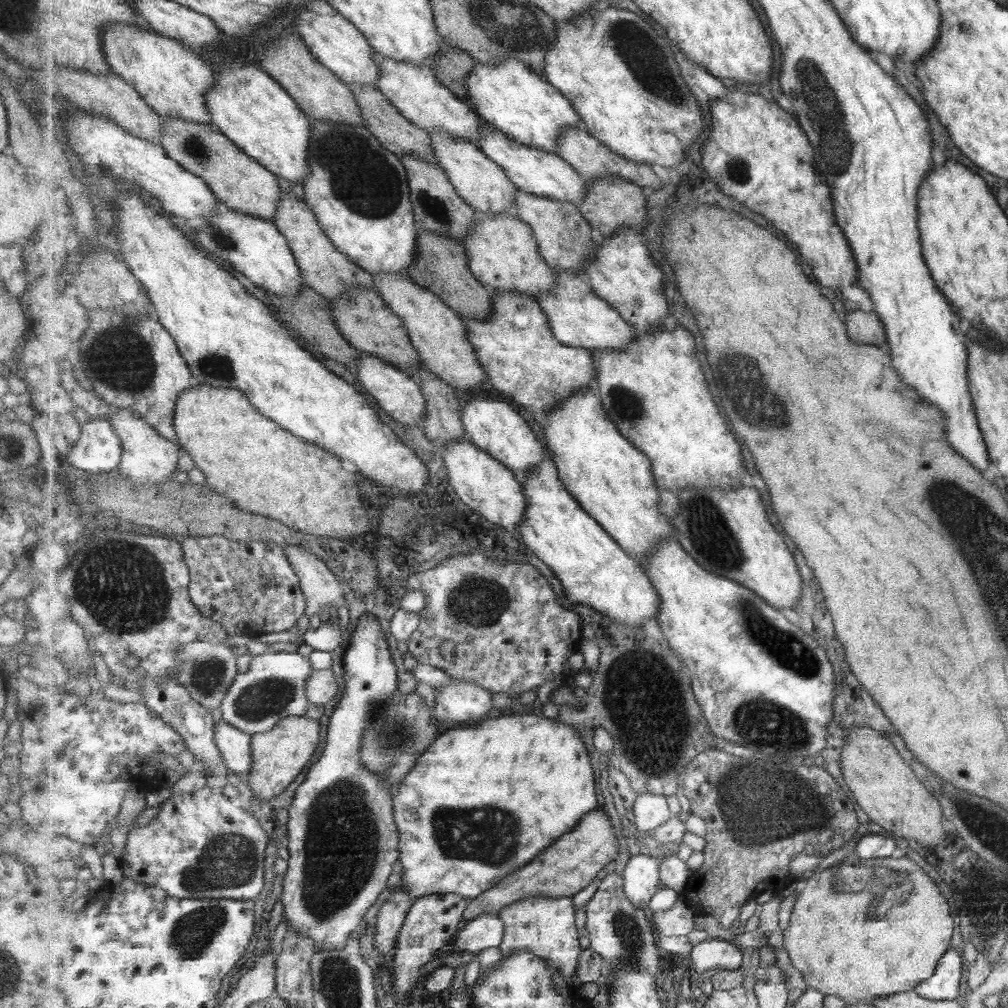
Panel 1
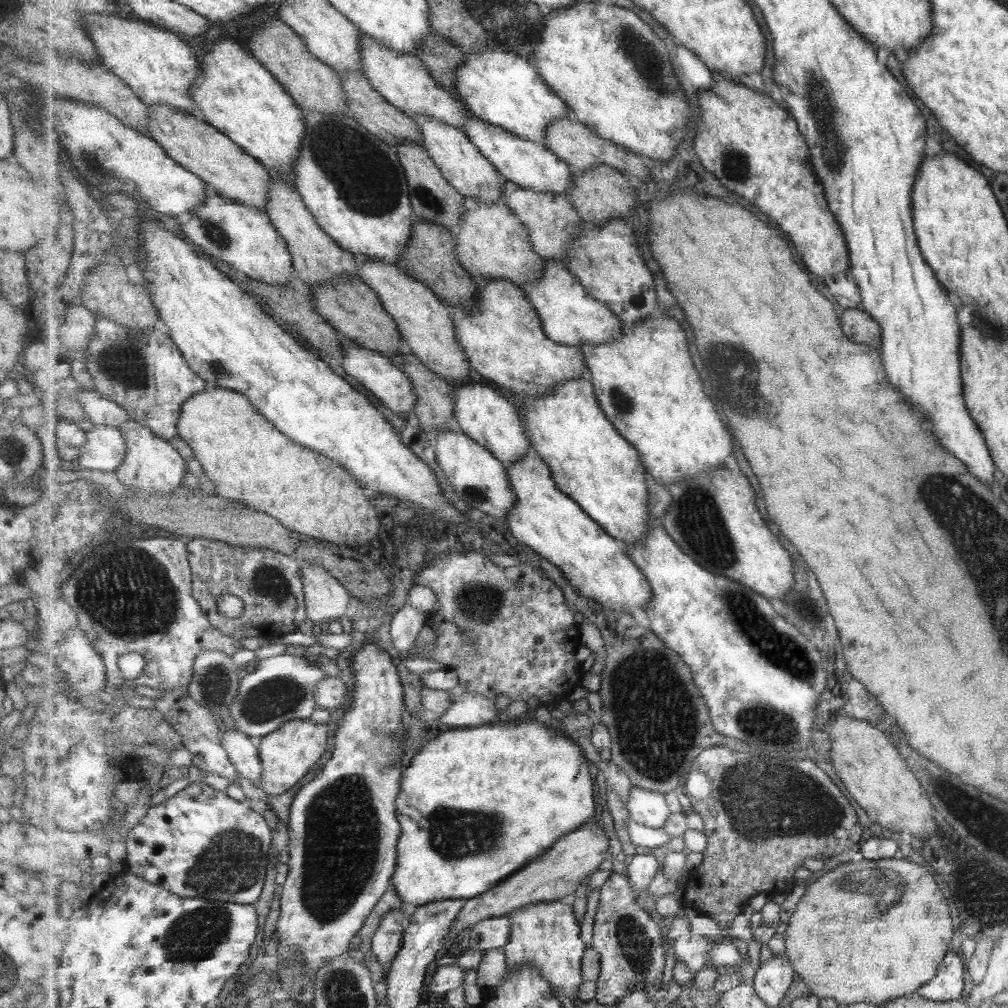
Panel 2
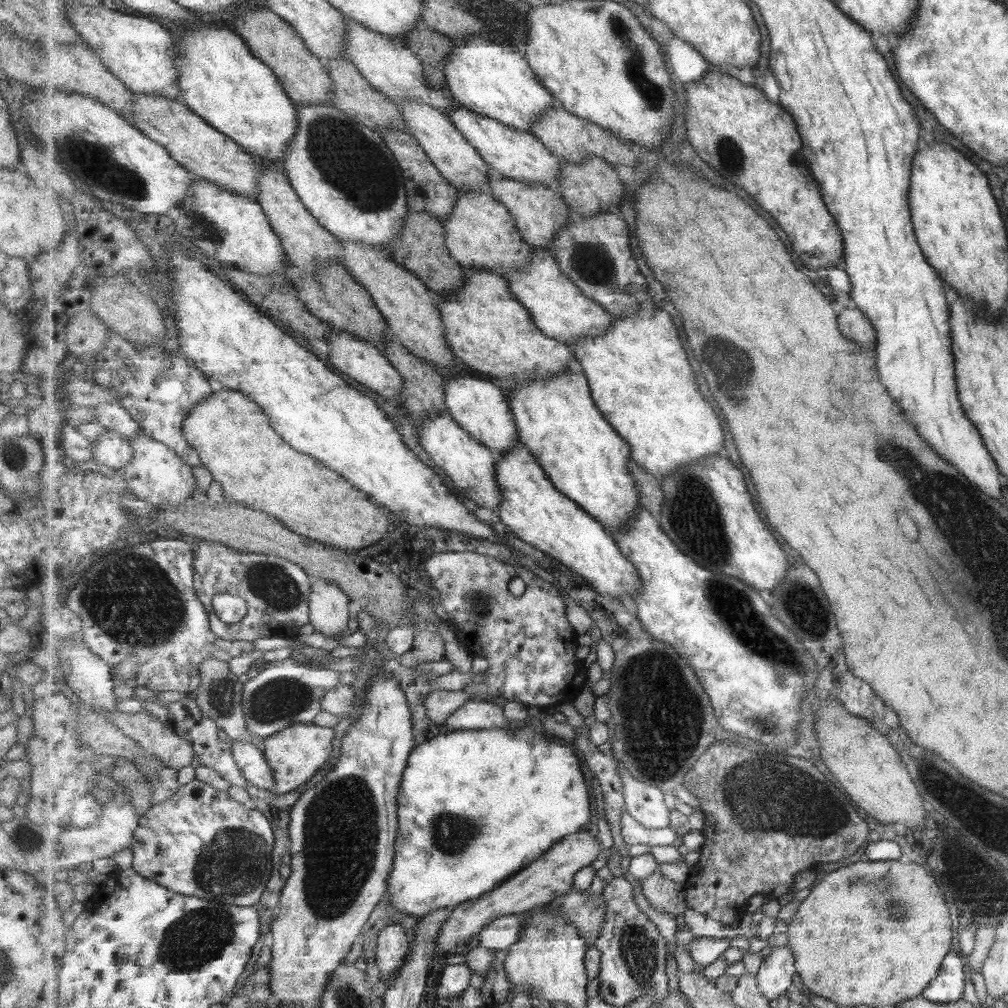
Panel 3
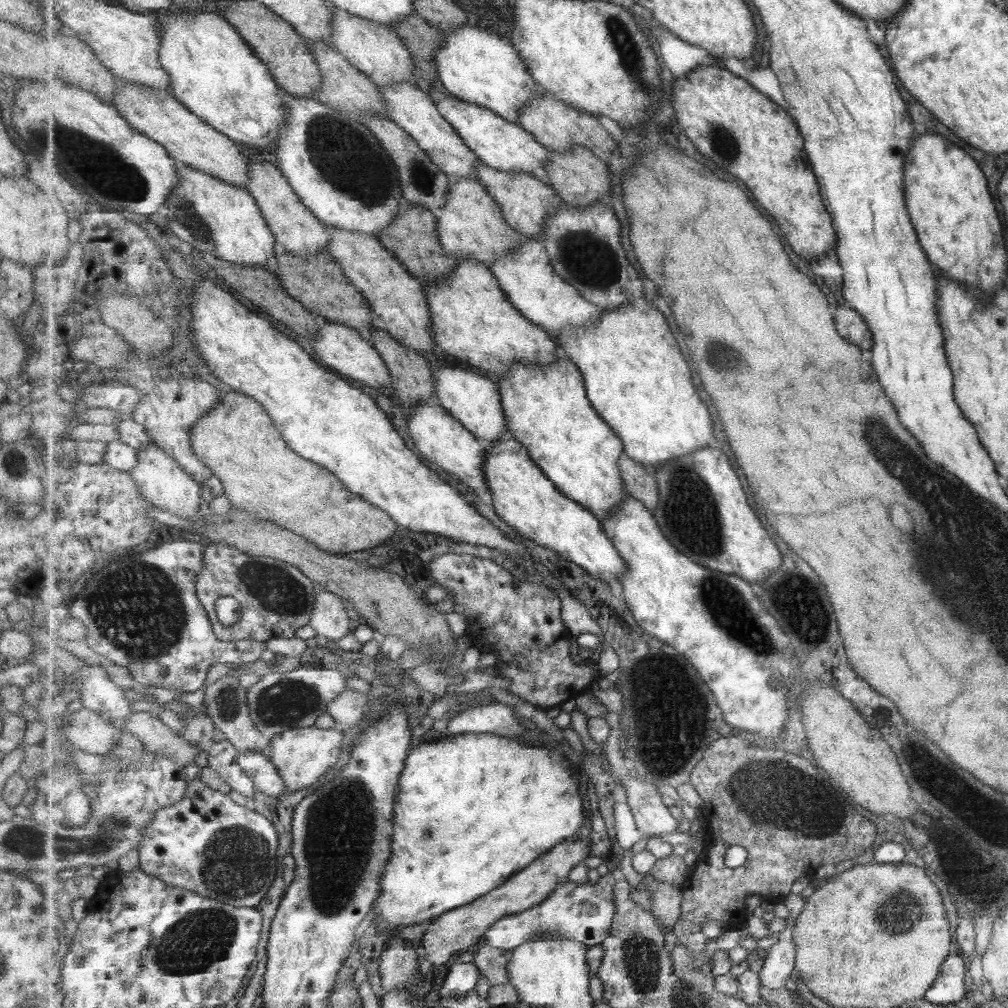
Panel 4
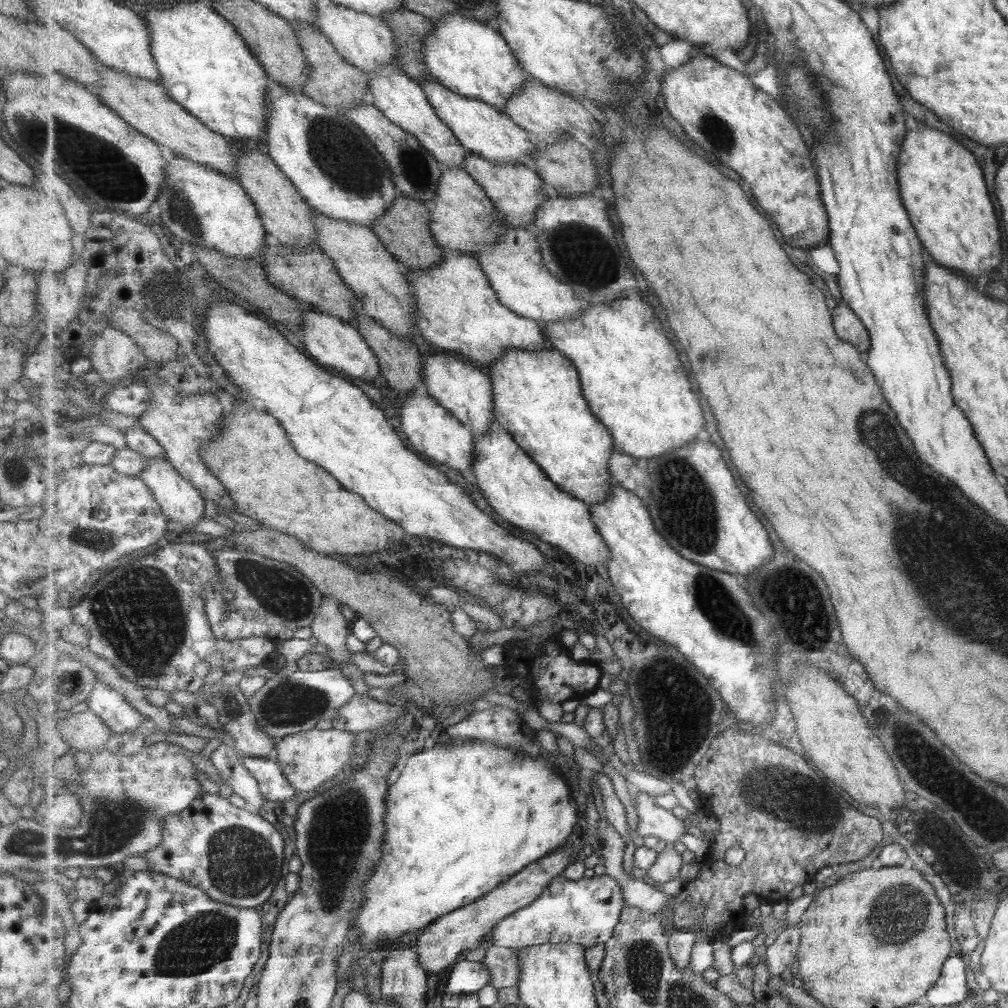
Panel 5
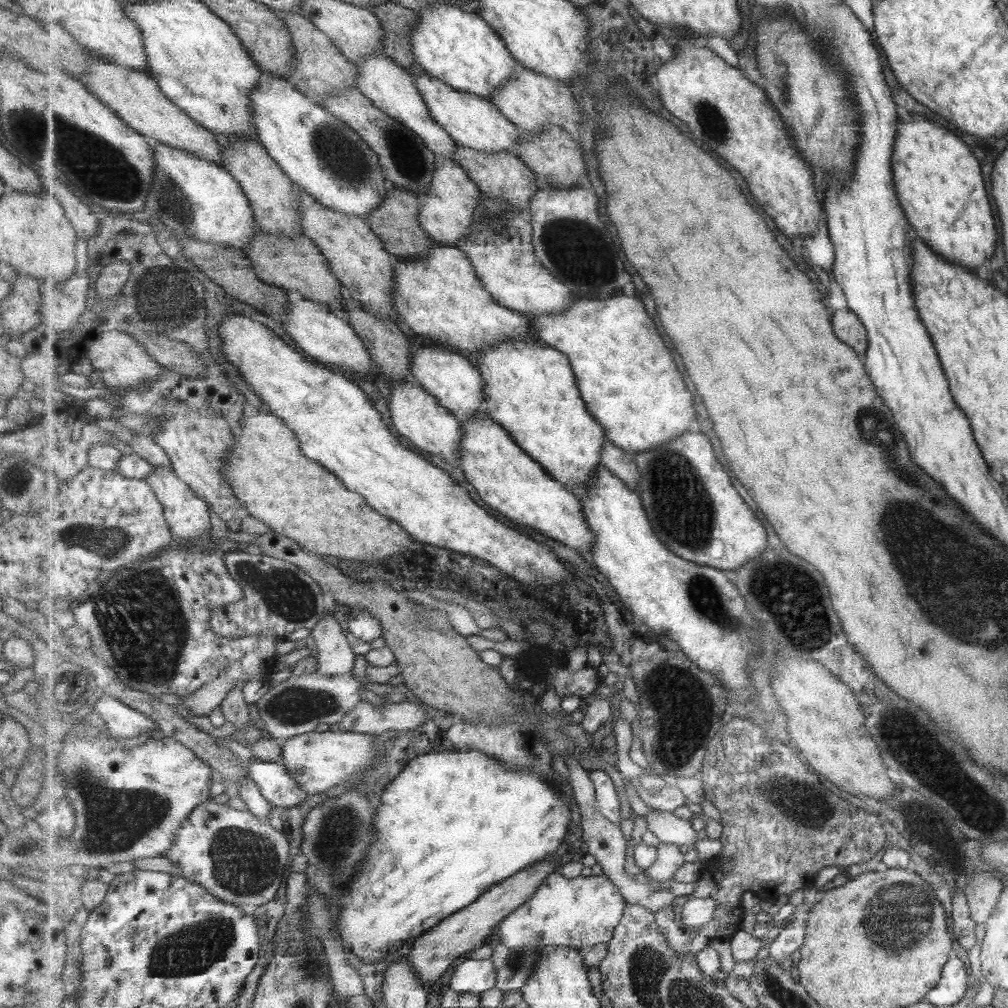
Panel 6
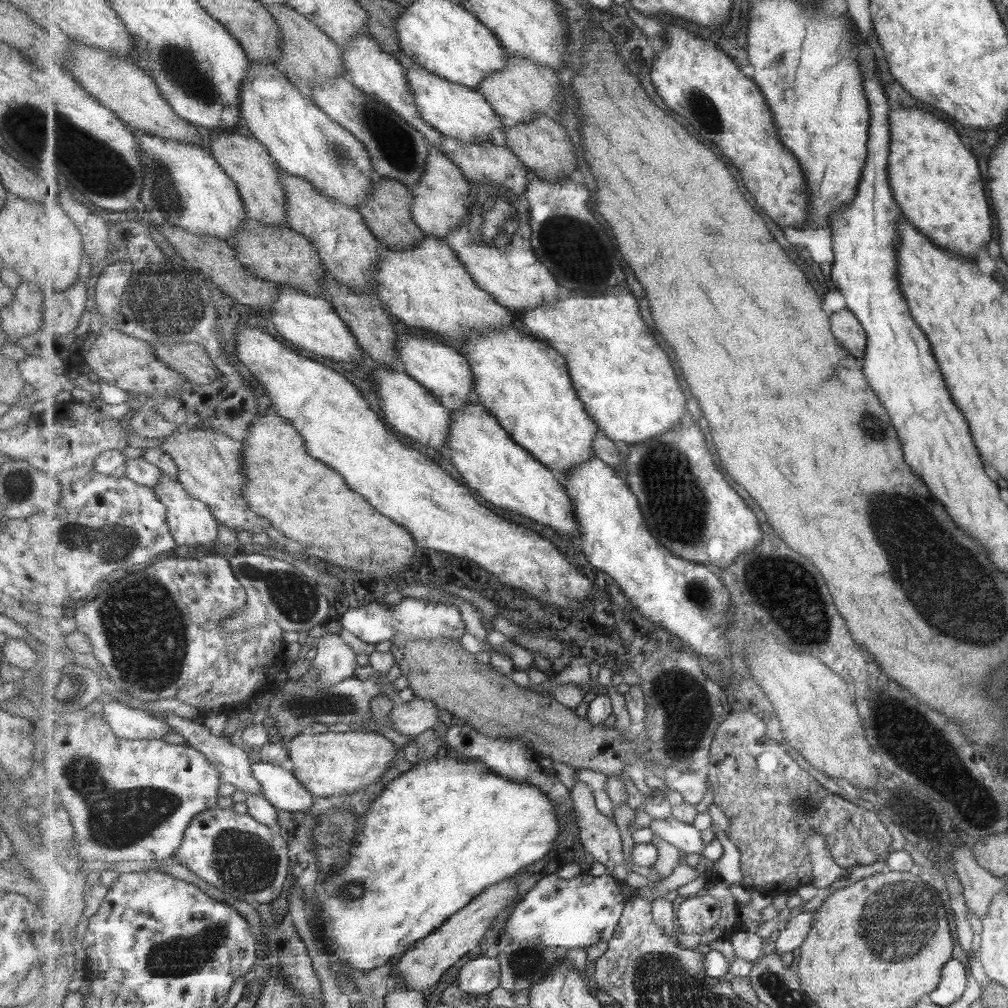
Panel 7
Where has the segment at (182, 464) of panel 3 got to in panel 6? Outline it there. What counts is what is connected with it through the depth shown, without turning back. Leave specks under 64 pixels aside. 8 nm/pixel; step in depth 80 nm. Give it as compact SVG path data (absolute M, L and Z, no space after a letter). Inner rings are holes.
M158 466L148 474L148 484L156 492L156 496L164 506L165 516L170 524L175 544L184 542L187 544L189 538L197 538L209 533L211 528L210 505L193 492L192 488L176 473L173 467Z

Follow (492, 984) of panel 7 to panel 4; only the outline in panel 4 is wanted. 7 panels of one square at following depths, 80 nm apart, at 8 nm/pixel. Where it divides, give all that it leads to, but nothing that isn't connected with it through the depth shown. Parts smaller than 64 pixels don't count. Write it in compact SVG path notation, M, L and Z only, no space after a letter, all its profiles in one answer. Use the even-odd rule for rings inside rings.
M474 962L463 964L451 963L444 985L440 988L442 999L461 999L469 990L474 990L479 982L481 971L477 969Z

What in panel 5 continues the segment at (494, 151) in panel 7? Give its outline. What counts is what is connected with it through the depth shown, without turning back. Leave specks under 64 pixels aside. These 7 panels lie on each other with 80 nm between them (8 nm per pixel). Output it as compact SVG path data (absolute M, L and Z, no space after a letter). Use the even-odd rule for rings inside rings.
M469 152L466 161L464 162L463 168L476 179L478 183L486 190L488 197L497 206L496 209L504 214L504 218L510 222L513 226L528 228L536 221L538 210L540 210L541 205L547 202L551 195L547 192L545 188L545 181L541 178L537 170L534 172L531 168L523 164L516 162L515 164L497 164L496 162L491 162L481 155L473 154Z

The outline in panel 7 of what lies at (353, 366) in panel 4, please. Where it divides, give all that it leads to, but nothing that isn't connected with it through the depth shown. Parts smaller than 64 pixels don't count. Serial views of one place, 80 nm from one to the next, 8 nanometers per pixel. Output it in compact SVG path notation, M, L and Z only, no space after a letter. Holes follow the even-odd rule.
M287 284L279 285L279 300L270 307L272 324L283 338L295 342L297 346L317 352L321 358L331 358L333 360L343 360L351 364L361 364L365 360L365 354L359 346L359 342L353 334L351 328L347 328L344 318L337 316L335 306L327 301L327 298L321 296L307 296L307 293L295 289Z

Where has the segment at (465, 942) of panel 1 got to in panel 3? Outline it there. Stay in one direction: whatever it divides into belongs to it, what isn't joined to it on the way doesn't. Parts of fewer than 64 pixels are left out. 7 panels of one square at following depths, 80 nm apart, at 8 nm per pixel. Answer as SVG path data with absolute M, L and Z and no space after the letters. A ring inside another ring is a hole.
M527 914L508 915L494 920L478 934L478 945L491 950L507 950L520 937Z

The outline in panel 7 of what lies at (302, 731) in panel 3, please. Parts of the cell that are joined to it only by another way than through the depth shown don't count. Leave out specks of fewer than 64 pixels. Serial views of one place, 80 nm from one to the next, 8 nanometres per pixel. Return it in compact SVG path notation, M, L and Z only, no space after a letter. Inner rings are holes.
M373 731L305 732L293 737L288 749L294 774L315 797L362 790L385 774L387 768L393 766L391 762L397 759L395 744Z

